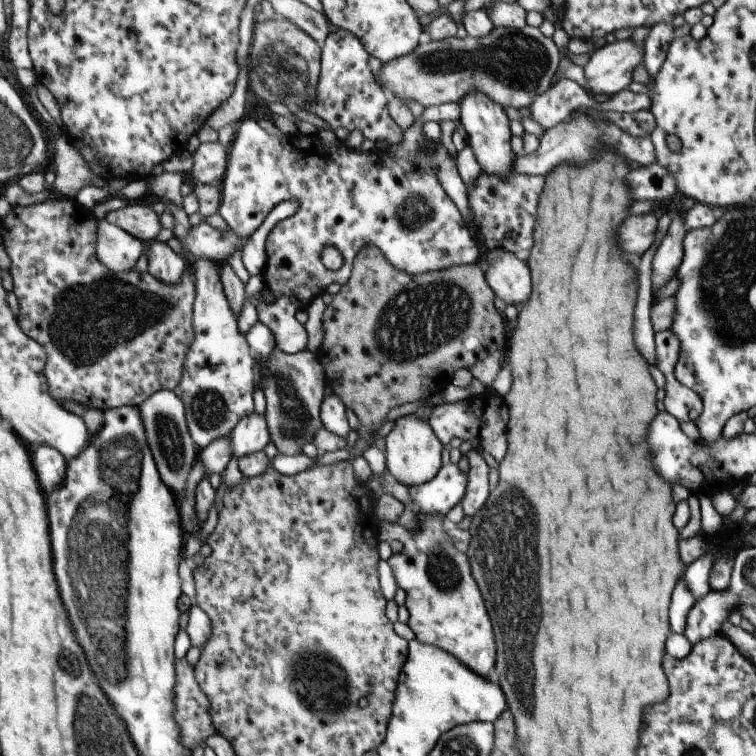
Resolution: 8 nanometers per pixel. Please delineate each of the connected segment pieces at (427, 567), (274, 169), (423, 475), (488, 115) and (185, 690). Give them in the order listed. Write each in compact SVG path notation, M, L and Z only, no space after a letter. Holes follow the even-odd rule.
M417 513L417 532L410 532L397 523L377 522L376 537L386 542L397 541L401 550L385 560L390 566L398 588L405 592L404 606L408 612L407 626L414 634L415 640L424 645L431 645L455 657L469 670L479 676L487 677L489 670L494 667L495 644L493 632L487 618L481 593L472 577L468 558L465 553L455 549L451 538L447 535L447 520L439 514Z
M241 118L237 122L234 139L227 150L225 172L218 183L220 203L217 213L228 228L245 240L274 205L287 199L298 202L295 214L279 221L266 236L266 257L261 274L263 287L253 295L257 302L254 308L258 321L271 331L274 346L279 350L293 354L307 348L304 325L293 315L297 310L307 309L314 296L323 296L331 283L342 285L347 282L352 260L363 244L375 245L391 266L408 275L478 262L479 250L462 214L428 167L430 152L437 142L426 139L424 135L422 141L421 151L414 158L401 160L379 148L364 154L343 146L338 140L323 145L317 136L298 134L294 130L279 138L267 134L253 119ZM325 245L331 245L342 256L342 265L336 271L327 270L321 264L320 252ZM264 290L273 296L273 301L260 300L257 294Z
M415 415L396 418L391 430L383 438L381 448L384 451L388 473L396 481L406 485L426 483L437 474L441 466L439 453L442 444L429 423L426 420L420 420Z
M477 91L466 92L458 102L458 121L464 128L463 133L467 144L473 148L474 157L480 166L480 170L488 175L504 177L512 172L512 160L516 157L509 148L509 120L505 116L501 106L497 105L486 94Z
M185 657L174 659L174 683L173 683L173 706L172 719L177 725L180 734L180 743L189 752L200 744L204 746L207 736L216 734L210 717L210 706L203 691L199 688L198 682L194 677L194 667L187 663Z

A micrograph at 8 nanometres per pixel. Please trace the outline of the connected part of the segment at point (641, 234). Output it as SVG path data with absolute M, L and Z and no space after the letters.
M629 216L623 226L617 230L617 242L623 252L641 256L645 248L649 248L655 240L655 216Z

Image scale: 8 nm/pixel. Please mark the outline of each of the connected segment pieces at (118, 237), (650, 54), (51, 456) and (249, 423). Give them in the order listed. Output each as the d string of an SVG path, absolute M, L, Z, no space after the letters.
M95 220L97 260L116 273L133 269L144 252L143 242L106 220Z
M659 21L650 26L648 35L644 38L644 57L642 65L646 68L650 80L659 70L662 60L667 54L667 47L673 40L673 27L670 22Z
M37 446L33 450L31 462L39 478L39 484L43 486L45 492L51 492L55 486L59 486L59 482L62 482L66 471L66 460L52 446Z
M251 411L231 429L229 436L232 456L238 459L262 450L269 435L264 415Z

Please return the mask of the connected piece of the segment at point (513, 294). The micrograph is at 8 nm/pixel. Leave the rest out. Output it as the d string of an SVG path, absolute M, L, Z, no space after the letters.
M502 248L488 250L483 261L485 282L505 304L521 304L529 296L529 270Z

